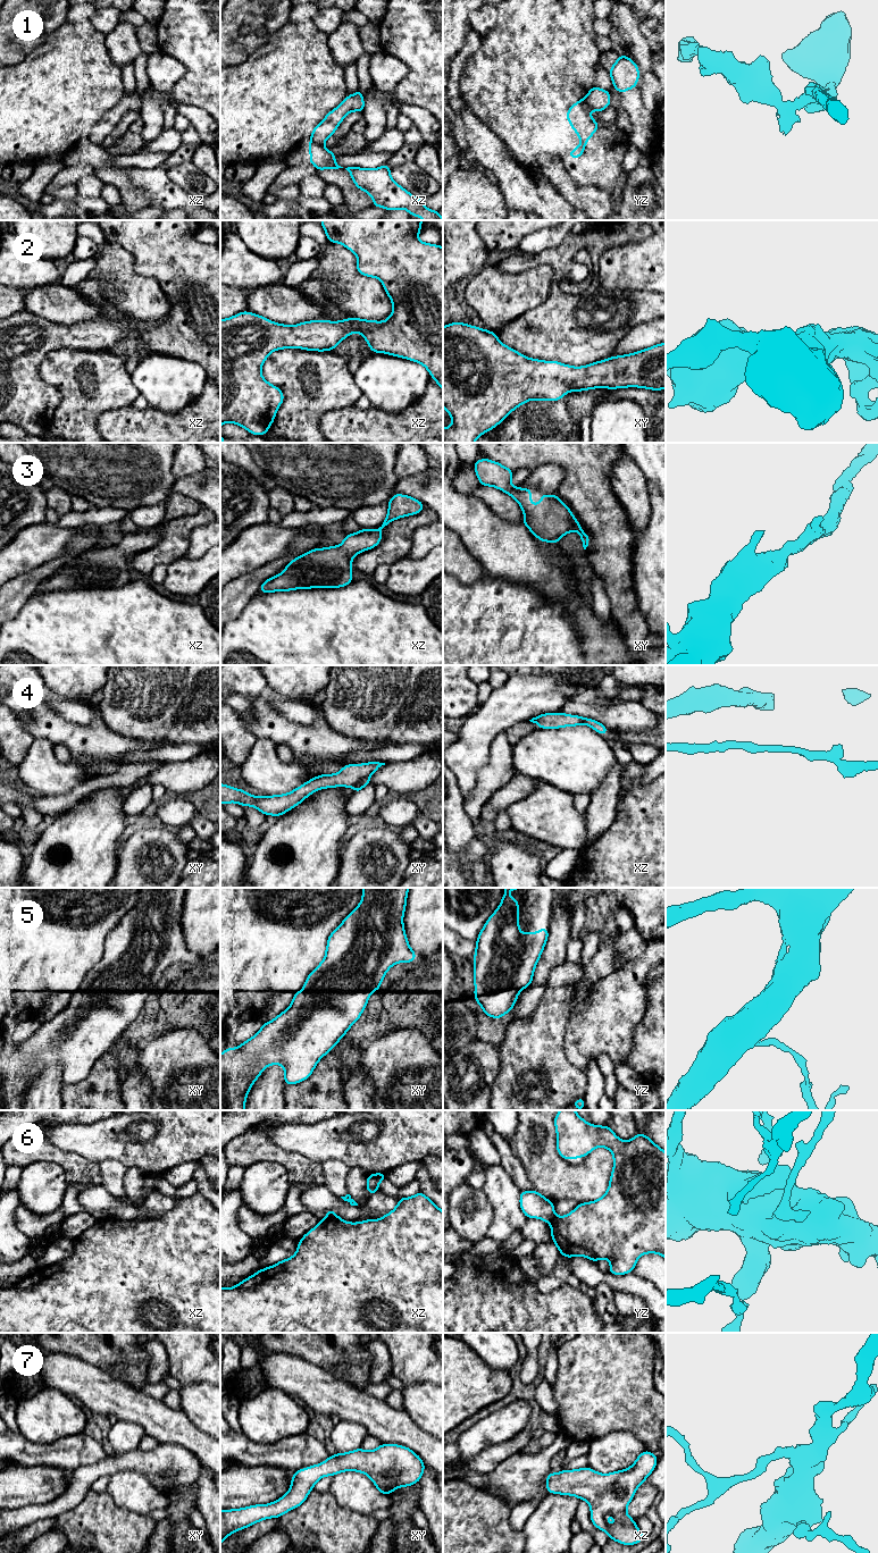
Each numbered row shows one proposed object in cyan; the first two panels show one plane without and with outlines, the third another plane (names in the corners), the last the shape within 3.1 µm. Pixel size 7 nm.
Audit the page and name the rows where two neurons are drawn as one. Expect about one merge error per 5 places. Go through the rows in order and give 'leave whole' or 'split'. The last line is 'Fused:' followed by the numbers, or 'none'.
1: split
2: leave whole
3: leave whole
4: leave whole
5: leave whole
6: split
7: leave whole
Fused: 1, 6

